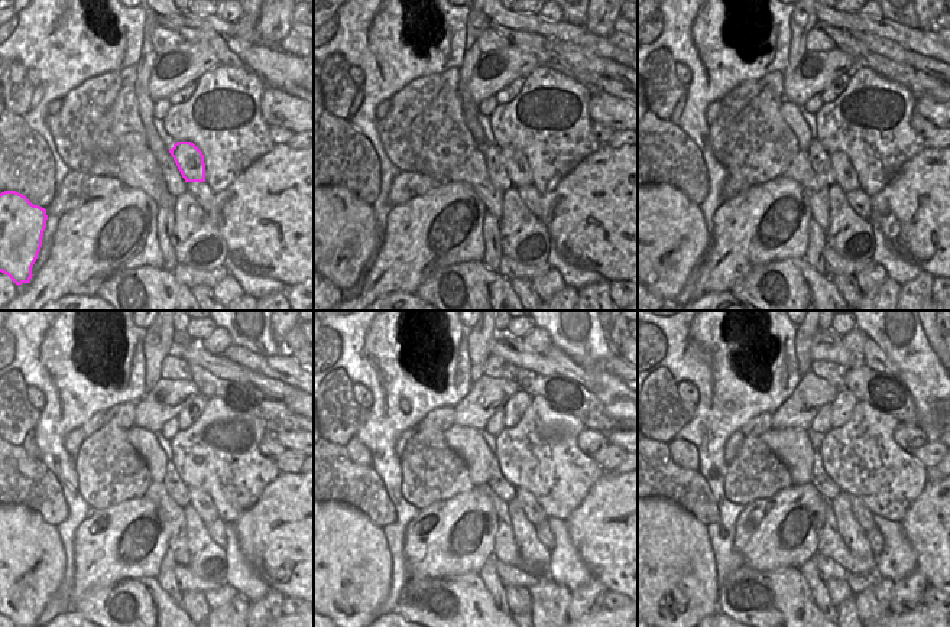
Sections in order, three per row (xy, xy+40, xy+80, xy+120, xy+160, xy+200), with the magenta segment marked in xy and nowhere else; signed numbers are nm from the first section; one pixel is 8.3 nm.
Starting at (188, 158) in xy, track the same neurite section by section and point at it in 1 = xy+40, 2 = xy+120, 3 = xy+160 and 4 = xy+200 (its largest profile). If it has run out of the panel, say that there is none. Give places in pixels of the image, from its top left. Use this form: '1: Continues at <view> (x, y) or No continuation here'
1: Continues at xy+40 (515, 162)
2: Continues at xy+120 (201, 502)
3: Continues at xy+160 (535, 513)
4: Continues at xy+200 (861, 512).

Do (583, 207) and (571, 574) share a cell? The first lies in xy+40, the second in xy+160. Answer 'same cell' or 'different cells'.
different cells

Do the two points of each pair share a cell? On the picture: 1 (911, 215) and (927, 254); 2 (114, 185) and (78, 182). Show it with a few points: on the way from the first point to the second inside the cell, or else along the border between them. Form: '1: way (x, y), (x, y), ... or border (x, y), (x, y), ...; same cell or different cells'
1: way (921, 226), (927, 231), (927, 244); same cell
2: way (106, 185), (87, 185); same cell

